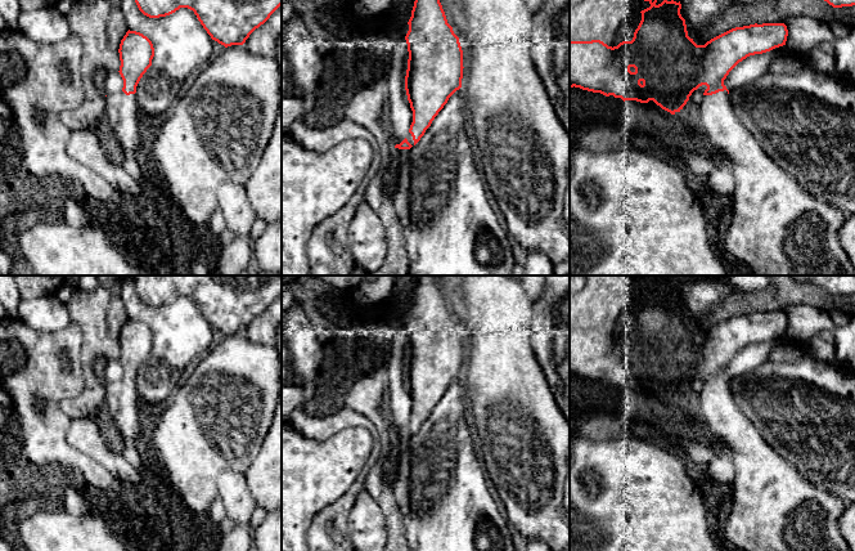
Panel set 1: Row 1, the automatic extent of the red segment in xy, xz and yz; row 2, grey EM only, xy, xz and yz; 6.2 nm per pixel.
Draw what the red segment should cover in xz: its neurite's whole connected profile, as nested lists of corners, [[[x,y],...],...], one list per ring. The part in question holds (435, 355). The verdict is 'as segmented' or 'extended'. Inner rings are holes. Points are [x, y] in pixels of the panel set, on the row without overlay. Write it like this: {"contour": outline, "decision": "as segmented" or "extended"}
{"contour": [[[417,276],[417,286],[408,310],[409,319],[405,324],[409,340],[405,378],[413,399],[413,411],[406,426],[395,434],[399,438],[410,438],[415,434],[449,386],[462,376],[463,339],[459,326],[447,312],[440,286],[436,276]]], "decision": "extended"}

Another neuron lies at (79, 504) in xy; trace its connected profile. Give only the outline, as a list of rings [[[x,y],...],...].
[[[69,487],[62,497],[63,507],[76,516],[84,516],[90,511],[91,500],[89,494]]]

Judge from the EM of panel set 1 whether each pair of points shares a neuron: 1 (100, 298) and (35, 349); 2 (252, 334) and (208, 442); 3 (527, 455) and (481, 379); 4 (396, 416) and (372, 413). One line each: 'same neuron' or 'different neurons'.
1: different neurons
2: different neurons
3: same neuron
4: different neurons

